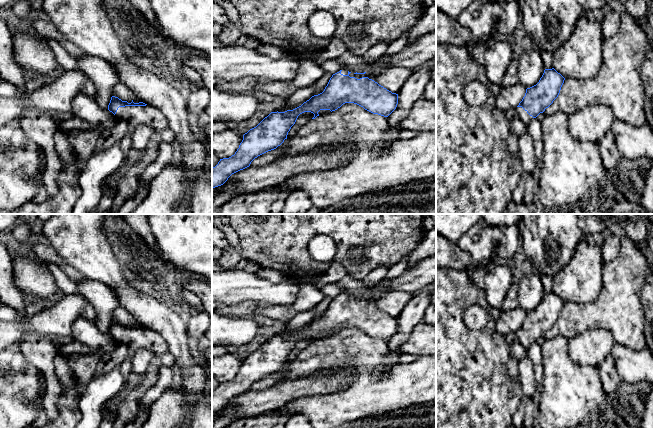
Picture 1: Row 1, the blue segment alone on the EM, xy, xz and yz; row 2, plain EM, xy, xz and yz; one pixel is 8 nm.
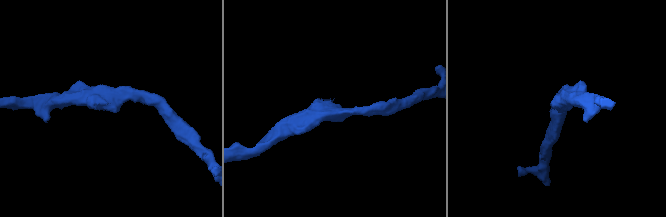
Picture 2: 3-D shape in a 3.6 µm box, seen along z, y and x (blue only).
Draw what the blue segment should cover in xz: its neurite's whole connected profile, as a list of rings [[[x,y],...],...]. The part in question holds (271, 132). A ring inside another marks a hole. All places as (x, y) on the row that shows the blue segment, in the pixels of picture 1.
[[[374,66],[364,73],[351,73],[340,70],[332,75],[322,93],[312,96],[301,106],[285,112],[271,112],[256,127],[243,135],[243,140],[234,155],[220,159],[218,164],[212,168],[212,189],[223,185],[232,174],[249,167],[251,162],[258,156],[280,146],[287,139],[288,132],[295,124],[298,116],[304,112],[313,113],[314,117],[312,119],[315,119],[319,116],[318,112],[320,110],[330,110],[332,112],[345,103],[354,103],[373,114],[388,117],[397,107],[398,94],[392,93],[373,80],[376,75],[381,74],[388,68],[390,66]]]

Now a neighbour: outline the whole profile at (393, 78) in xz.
[[[390,67],[381,74],[376,75],[373,80],[392,93],[398,94],[403,84],[412,75],[412,73],[412,69]]]

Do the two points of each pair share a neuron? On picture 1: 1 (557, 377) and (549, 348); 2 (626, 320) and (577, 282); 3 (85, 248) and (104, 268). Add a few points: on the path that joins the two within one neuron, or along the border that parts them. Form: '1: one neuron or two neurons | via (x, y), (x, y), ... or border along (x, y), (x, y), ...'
1: one neuron | via (557, 370), (555, 355)
2: two neurons | border along (602, 274), (602, 286), (594, 300), (573, 302)
3: one neuron | via (90, 253), (99, 263)

